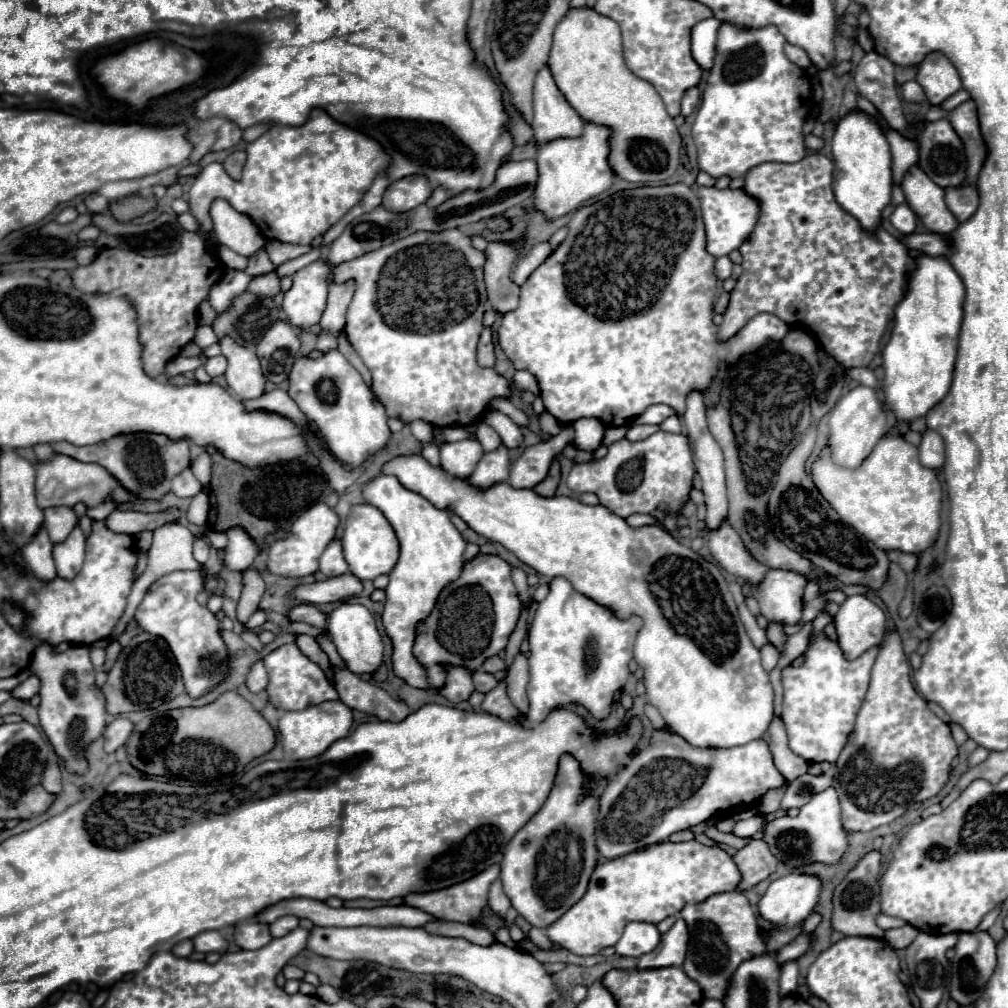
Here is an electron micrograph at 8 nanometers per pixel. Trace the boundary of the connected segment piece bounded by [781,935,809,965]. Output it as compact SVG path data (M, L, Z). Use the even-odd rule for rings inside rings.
M809 935L797 937L797 941L791 941L789 945L781 947L781 965L783 965L785 961L791 961L791 959L801 957L807 947L809 947Z

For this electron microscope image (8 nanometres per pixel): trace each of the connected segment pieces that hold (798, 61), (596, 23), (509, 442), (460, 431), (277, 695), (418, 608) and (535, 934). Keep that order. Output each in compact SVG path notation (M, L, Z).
M787 43L787 45L785 45L785 55L789 57L789 61L793 61L793 63L795 63L797 67L801 67L801 69L807 69L807 67L811 65L807 53L805 53L801 47L797 47L797 45Z
M587 7L569 9L565 21L561 21L561 25L557 25L555 29L553 47L547 65L555 79L555 85L565 95L569 105L581 115L581 119L611 129L609 165L617 177L637 183L657 183L669 179L677 171L679 153L681 153L681 137L677 125L665 111L665 105L657 89L647 81L635 77L633 71L627 67L623 59L621 31L615 21L609 21L609 17L601 17L599 13Z
M491 411L491 413L485 413L483 421L487 425L491 425L499 435L501 435L501 441L505 447L509 449L515 449L523 443L523 431L519 425L515 425L507 415L499 413L499 411Z
M445 427L445 429L439 429L439 431L443 431L443 435L445 435L445 441L461 441L461 439L469 439L469 437L473 437L469 431L465 431L463 427Z
M295 643L289 645L281 645L275 651L271 651L265 659L265 669L269 673L269 685L267 685L267 693L269 693L269 701L275 707L281 707L285 711L301 711L313 705L319 705L323 701L331 701L337 699L337 691L333 689L333 685L329 685L323 669L319 665L315 665L313 661L309 661Z
M379 475L375 477L365 489L363 497L367 503L373 503L377 509L383 511L383 515L393 525L397 539L399 539L399 561L389 573L389 585L385 589L385 609L381 615L385 633L389 635L393 643L393 671L399 679L409 683L417 689L429 689L427 681L427 669L417 661L413 655L413 645L417 639L417 623L425 621L429 613L433 611L439 593L459 579L463 569L463 553L465 553L465 541L461 533L453 527L449 521L449 513L433 507L425 497L407 491L401 487L401 483L391 475Z
M532 927L528 935L529 939L533 941L539 948L549 950L552 948L553 943L545 936L545 932L537 927Z

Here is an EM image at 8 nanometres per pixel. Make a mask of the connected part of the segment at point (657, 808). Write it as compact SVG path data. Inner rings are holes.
M655 731L651 745L645 747L639 755L633 755L625 769L607 783L603 795L599 797L595 827L595 845L599 855L603 859L615 859L639 851L647 845L663 843L671 833L695 827L697 823L703 823L721 811L729 811L741 805L755 805L753 801L757 801L765 791L775 789L783 783L781 773L773 765L773 757L765 757L765 753L767 751L763 739L733 749L697 749L675 733Z

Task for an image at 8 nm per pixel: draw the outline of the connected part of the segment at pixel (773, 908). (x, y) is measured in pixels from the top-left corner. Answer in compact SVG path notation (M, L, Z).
M787 875L769 885L757 903L757 913L771 929L791 929L805 921L817 903L821 883L809 875Z

